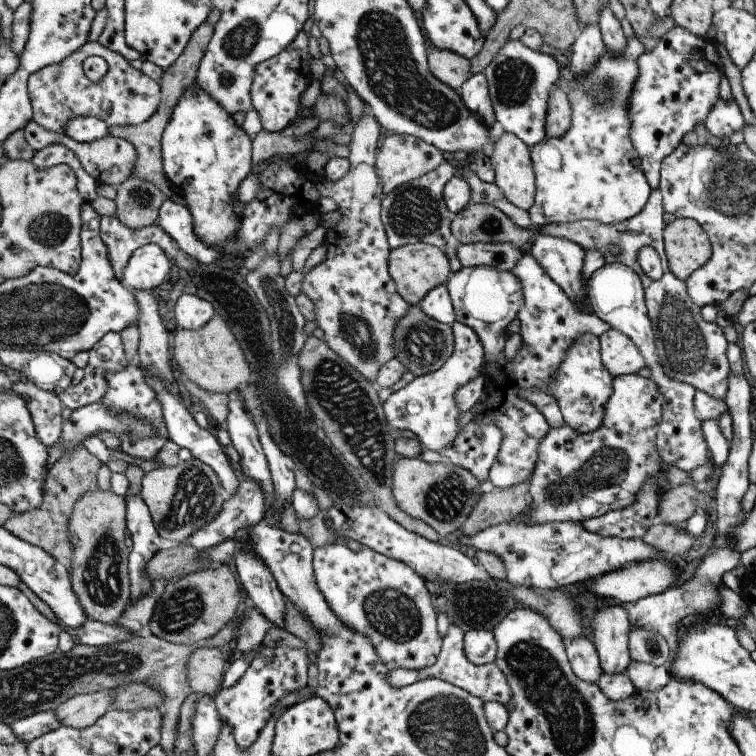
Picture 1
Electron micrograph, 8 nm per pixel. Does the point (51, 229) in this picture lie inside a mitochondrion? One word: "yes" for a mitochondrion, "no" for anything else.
yes

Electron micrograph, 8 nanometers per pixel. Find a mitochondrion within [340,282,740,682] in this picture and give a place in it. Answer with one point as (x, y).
(607, 469)

